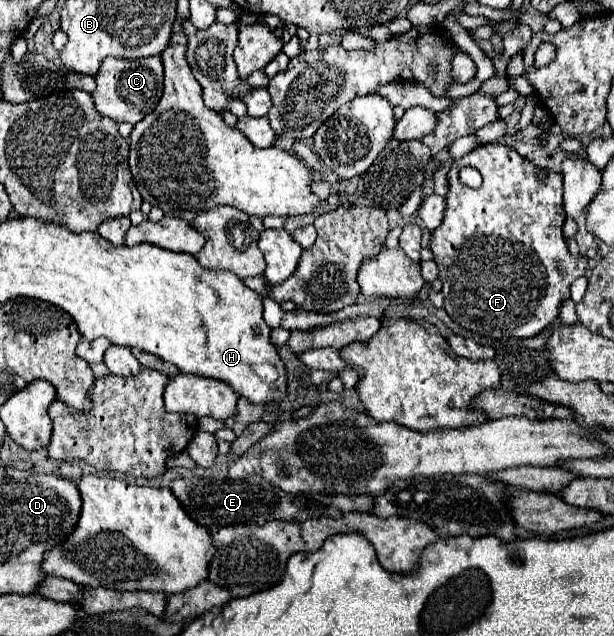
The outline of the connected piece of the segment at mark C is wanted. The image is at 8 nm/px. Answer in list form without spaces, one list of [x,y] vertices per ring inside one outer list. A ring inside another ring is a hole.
[[[160,55],[142,57],[142,59],[106,57],[102,61],[102,69],[98,71],[98,77],[96,77],[98,87],[92,93],[92,97],[98,113],[114,121],[130,121],[136,125],[158,105],[162,97],[162,81],[164,81],[164,67],[162,67]]]

